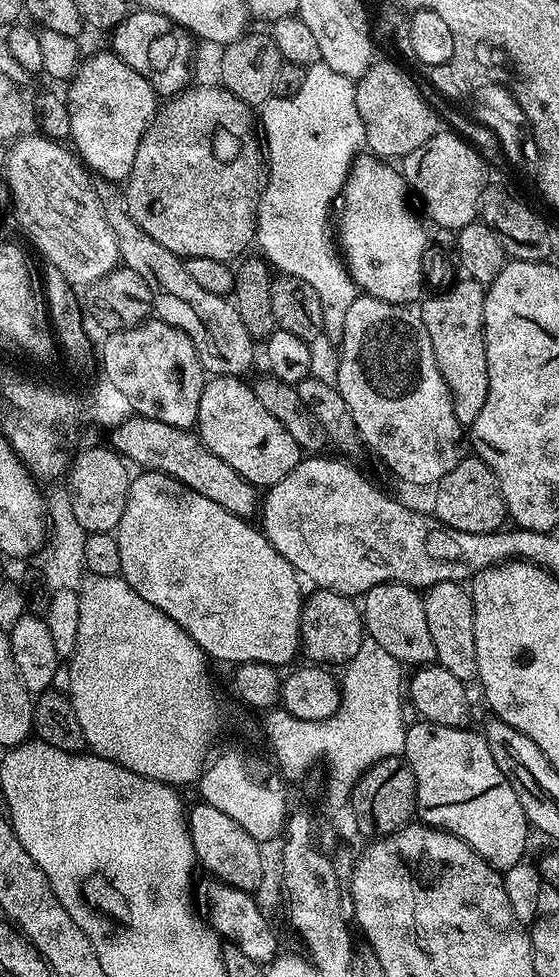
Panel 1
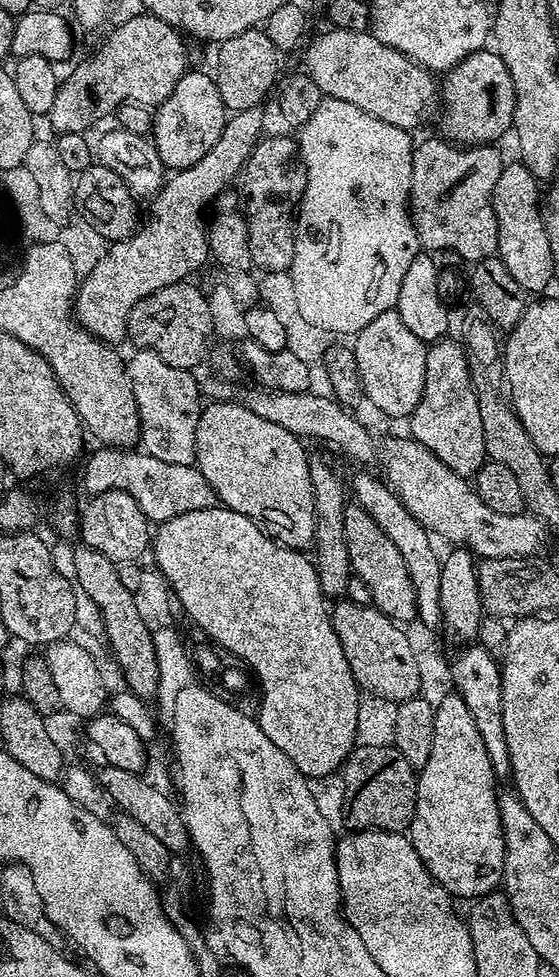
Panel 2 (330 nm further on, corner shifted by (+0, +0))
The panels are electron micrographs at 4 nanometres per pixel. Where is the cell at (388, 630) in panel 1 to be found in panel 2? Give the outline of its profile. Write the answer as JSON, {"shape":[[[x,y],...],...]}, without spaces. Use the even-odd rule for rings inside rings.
{"shape":[[[352,502],[344,515],[344,533],[346,534],[346,550],[350,550],[352,571],[370,589],[373,608],[400,626],[407,626],[417,619],[416,591],[414,582],[410,582],[410,573],[406,571],[406,562],[402,562],[402,554],[394,547],[394,542],[382,534],[382,526],[370,518],[366,510]]]}

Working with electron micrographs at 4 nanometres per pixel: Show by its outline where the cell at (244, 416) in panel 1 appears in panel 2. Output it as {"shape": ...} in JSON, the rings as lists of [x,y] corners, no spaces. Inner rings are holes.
{"shape":[[[222,400],[212,402],[201,411],[198,418],[198,430],[196,431],[196,463],[195,467],[199,468],[201,474],[206,478],[206,482],[210,482],[210,486],[214,490],[217,501],[223,507],[234,510],[238,514],[242,514],[246,518],[250,518],[255,524],[263,527],[264,531],[272,537],[273,540],[279,540],[281,544],[288,548],[304,550],[315,541],[316,538],[316,519],[314,518],[314,490],[310,486],[310,466],[308,465],[309,453],[304,452],[301,437],[291,433],[290,430],[283,429],[275,422],[268,422],[265,418],[260,418],[253,411],[248,410],[246,406],[233,402],[231,400]]]}

